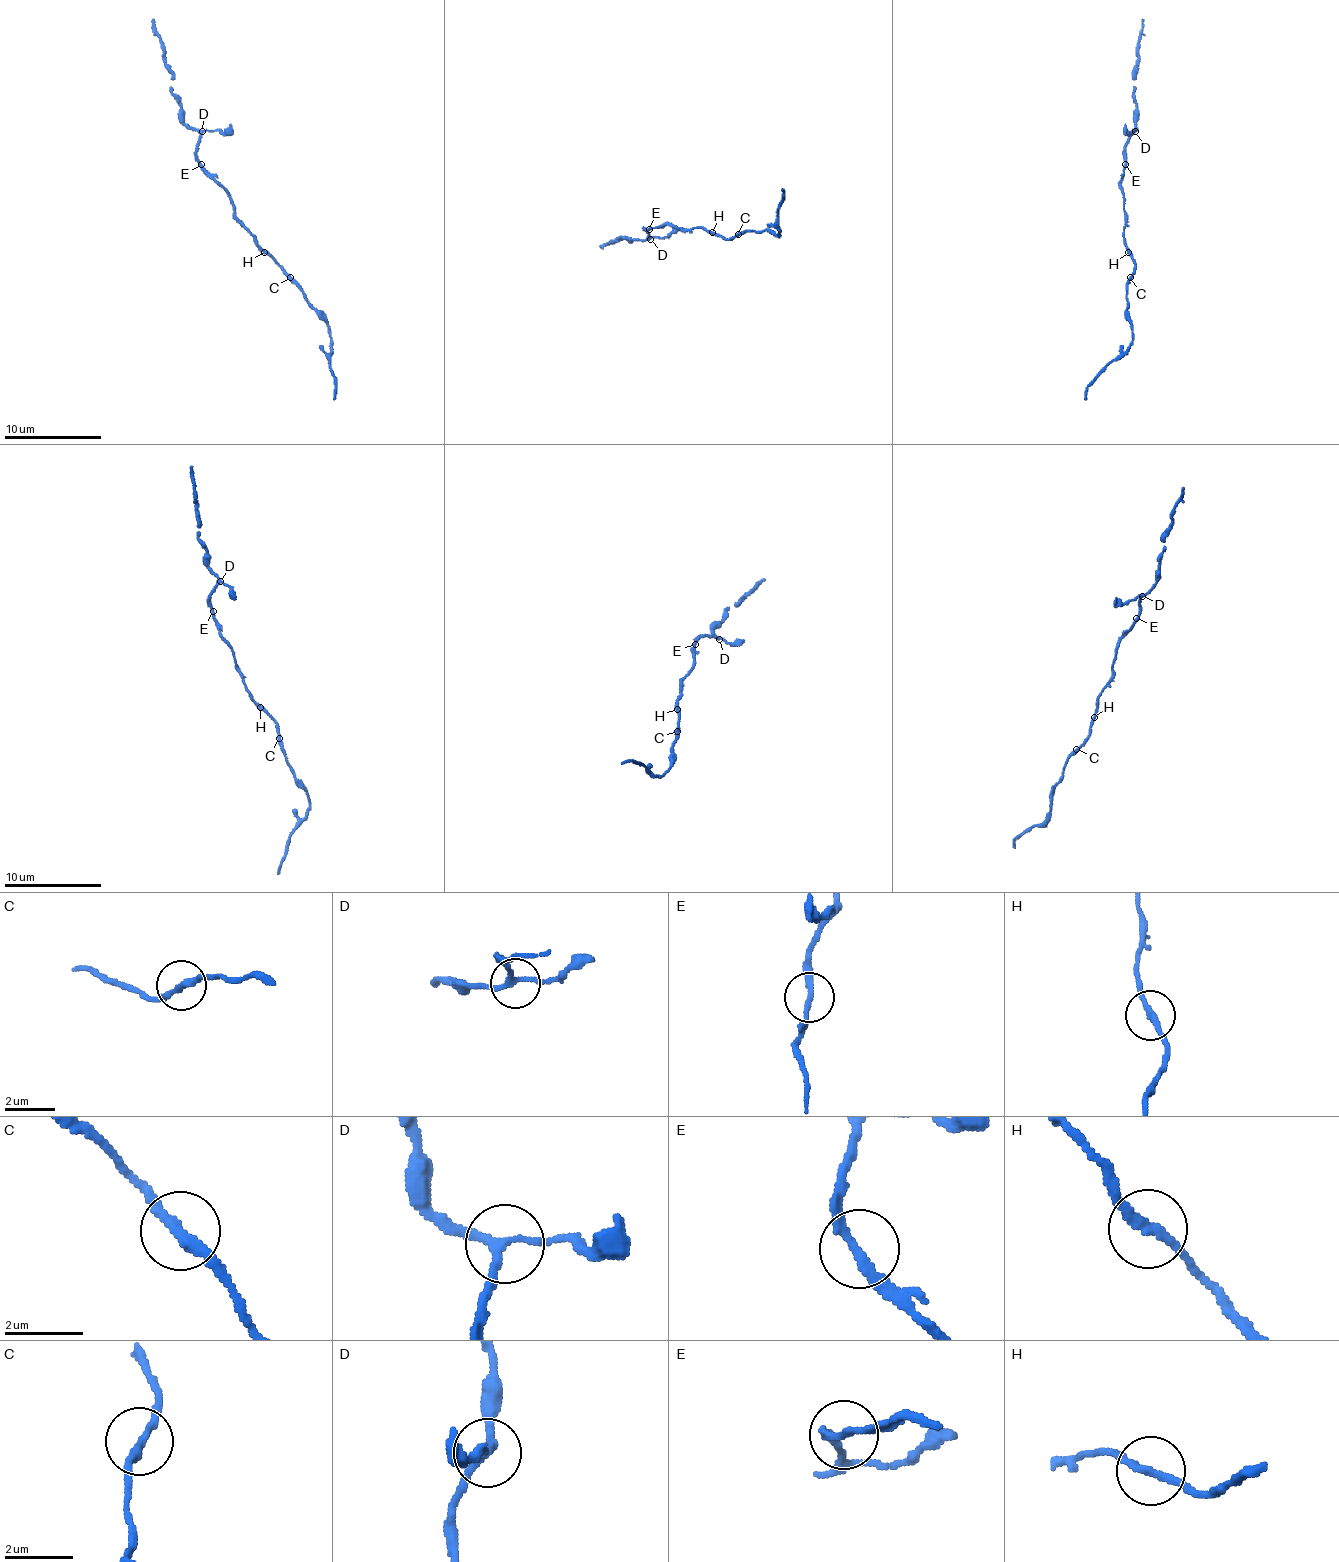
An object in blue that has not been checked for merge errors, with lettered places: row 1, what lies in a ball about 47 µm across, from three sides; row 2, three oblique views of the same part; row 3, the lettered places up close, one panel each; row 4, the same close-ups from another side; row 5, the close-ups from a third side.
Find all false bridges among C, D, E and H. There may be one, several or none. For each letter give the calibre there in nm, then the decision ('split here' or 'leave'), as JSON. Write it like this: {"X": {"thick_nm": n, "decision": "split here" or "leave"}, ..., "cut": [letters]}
{"C": {"thick_nm": 260, "decision": "leave"}, "D": {"thick_nm": 180, "decision": "leave"}, "E": {"thick_nm": 240, "decision": "leave"}, "H": {"thick_nm": 240, "decision": "leave"}, "cut": []}

